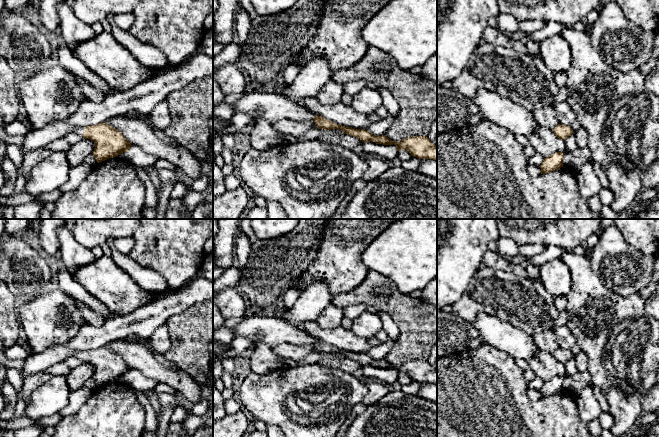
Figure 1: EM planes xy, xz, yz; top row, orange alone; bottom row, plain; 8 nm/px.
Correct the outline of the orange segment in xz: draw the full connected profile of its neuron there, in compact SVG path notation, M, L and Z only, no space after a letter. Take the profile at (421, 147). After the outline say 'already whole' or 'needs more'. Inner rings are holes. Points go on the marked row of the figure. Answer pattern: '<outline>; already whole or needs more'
M251 92L243 94L241 99L232 105L234 112L242 112L253 118L264 118L268 121L289 119L291 121L314 121L317 129L339 129L360 139L363 143L374 141L376 144L391 145L397 147L397 151L407 150L411 156L419 159L433 159L437 161L437 145L432 143L427 136L413 136L394 142L386 135L376 136L365 129L355 129L336 124L322 116L315 115L306 107L287 99L282 94L271 92Z; needs more

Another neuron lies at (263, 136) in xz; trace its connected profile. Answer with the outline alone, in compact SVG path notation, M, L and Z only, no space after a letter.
M264 118L255 119L249 136L251 148L265 151L280 144L278 134L279 132L272 127L270 121Z

